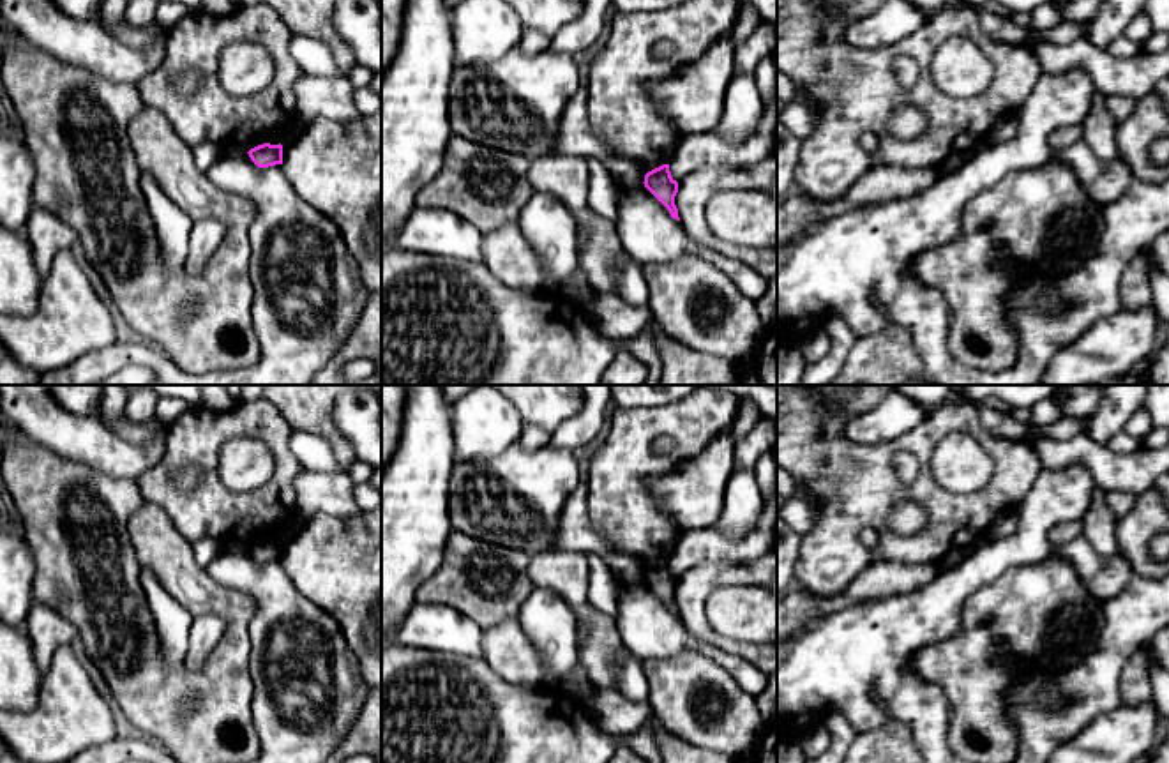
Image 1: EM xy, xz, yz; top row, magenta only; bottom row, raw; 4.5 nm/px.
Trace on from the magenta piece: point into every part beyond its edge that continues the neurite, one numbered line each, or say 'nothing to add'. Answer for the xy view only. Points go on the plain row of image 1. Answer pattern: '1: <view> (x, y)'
nothing to add

